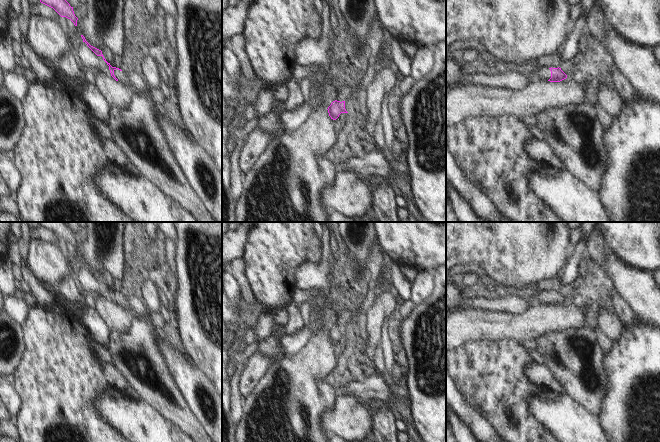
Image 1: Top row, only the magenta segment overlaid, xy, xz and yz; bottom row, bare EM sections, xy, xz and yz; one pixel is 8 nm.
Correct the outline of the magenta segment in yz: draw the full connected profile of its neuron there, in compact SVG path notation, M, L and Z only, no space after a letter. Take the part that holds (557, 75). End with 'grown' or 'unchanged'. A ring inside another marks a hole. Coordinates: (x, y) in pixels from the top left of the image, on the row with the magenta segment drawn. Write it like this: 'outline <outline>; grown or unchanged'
outline M542 67L535 71L539 79L550 82L560 82L567 78L567 75L561 70L561 68L545 68Z; grown

